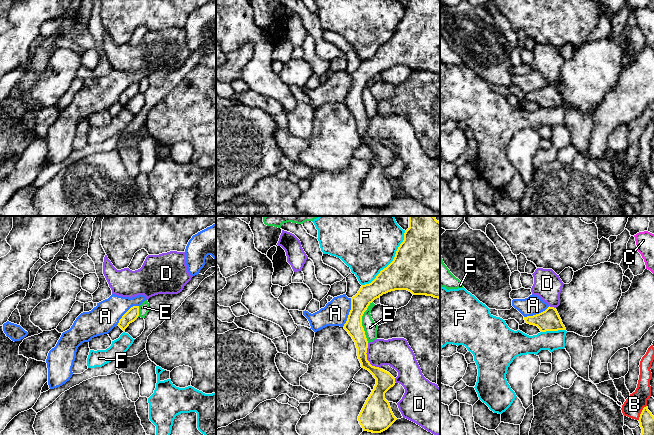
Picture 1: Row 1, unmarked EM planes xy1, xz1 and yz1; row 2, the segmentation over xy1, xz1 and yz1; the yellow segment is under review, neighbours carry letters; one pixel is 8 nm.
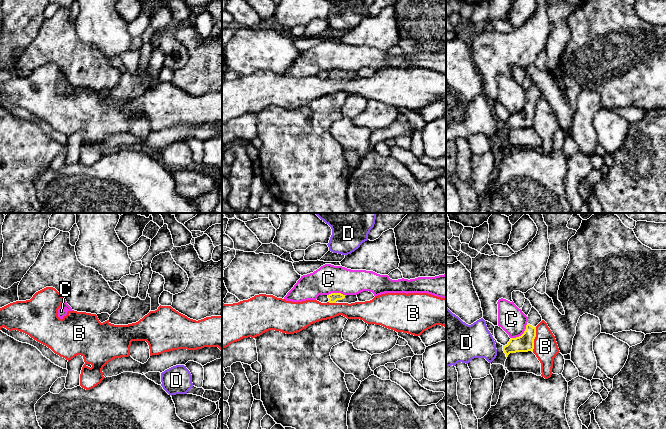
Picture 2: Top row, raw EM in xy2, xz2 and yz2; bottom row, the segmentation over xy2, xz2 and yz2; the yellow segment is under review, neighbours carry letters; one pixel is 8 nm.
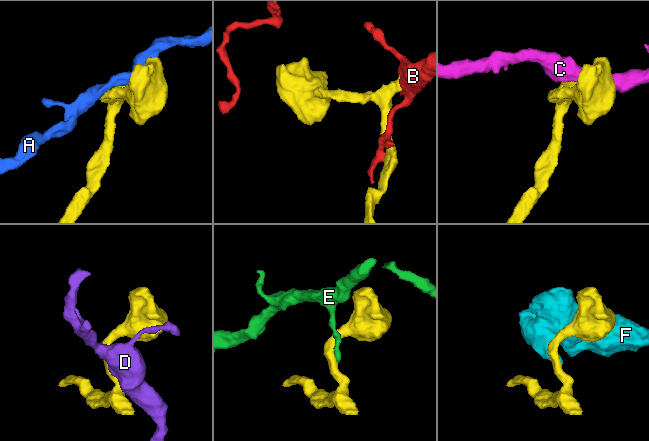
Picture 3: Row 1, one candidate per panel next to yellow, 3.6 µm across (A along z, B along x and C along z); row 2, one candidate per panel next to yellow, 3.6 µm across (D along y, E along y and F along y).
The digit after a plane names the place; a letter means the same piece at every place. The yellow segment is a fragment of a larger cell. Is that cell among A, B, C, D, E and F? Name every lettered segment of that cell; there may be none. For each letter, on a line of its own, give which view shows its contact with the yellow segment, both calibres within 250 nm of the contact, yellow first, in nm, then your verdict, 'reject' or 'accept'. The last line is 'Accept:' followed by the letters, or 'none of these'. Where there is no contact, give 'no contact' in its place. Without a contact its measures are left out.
A: xz1 | 150/200 nm | reject
B: yz2 | 140/190 nm | reject
C: yz2 | 140/220 nm | reject
D: xz1 | 140/240 nm | reject
E: xz1 | 140/110 nm | reject
F: xz1 | 480/400 nm | reject
Accept: none of these

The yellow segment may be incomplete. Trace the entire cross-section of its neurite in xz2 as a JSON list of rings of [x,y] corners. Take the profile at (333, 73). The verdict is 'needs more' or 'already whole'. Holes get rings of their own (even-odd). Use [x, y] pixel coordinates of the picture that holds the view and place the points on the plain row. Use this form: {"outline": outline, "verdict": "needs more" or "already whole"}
{"outline": [[[331,69],[328,71],[329,79],[355,79],[359,78],[357,71],[343,71],[341,69]]], "verdict": "needs more"}

